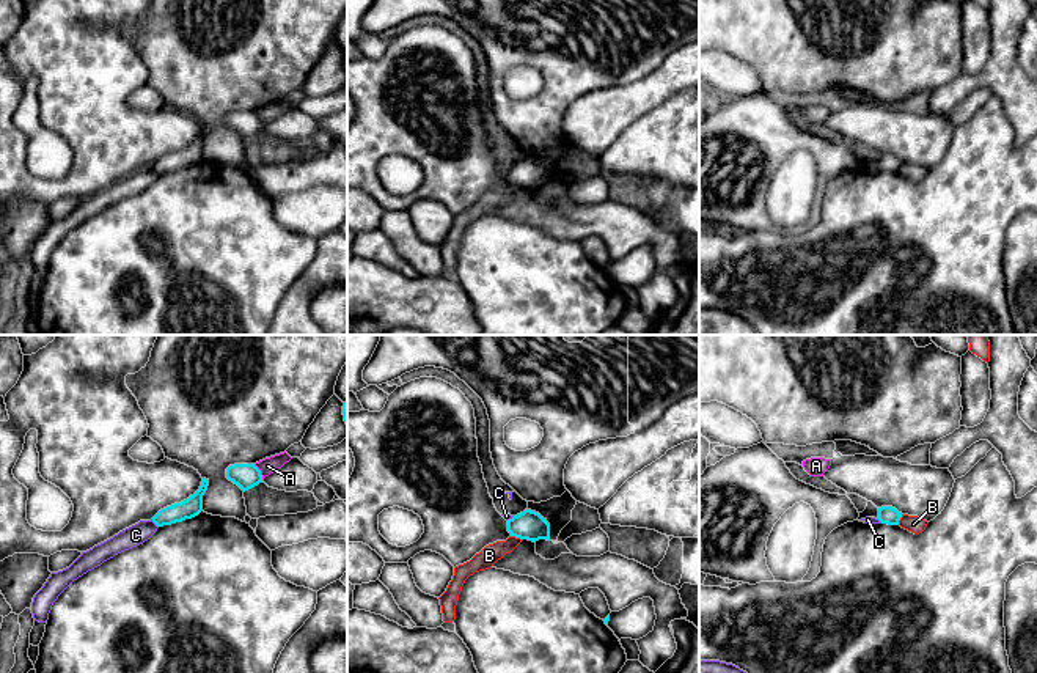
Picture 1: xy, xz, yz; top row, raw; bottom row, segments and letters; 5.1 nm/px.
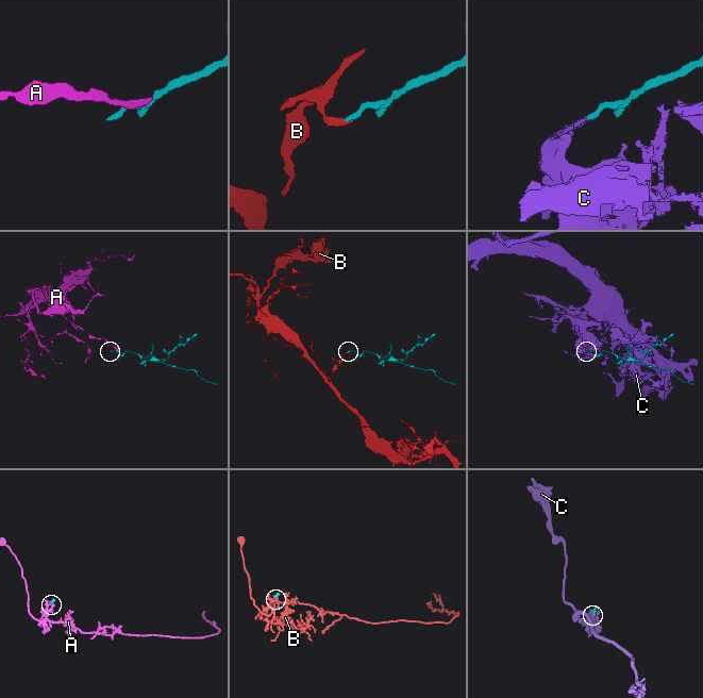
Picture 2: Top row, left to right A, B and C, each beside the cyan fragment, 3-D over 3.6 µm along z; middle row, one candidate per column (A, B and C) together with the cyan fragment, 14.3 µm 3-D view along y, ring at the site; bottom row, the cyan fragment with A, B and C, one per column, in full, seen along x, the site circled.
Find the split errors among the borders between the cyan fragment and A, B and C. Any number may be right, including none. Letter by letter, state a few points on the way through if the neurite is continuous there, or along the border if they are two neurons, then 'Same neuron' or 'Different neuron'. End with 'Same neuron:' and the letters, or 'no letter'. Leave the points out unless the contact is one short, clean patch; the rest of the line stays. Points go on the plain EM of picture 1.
A: Boundary: xy (253, 112), (263, 126). Different neuron
B: Boundary: xz (511, 183), (522, 187). Different neuron
C: Different neuron
Same neuron: no letter

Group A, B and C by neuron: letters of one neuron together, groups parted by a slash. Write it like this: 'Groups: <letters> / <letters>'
Groups: A / B / C

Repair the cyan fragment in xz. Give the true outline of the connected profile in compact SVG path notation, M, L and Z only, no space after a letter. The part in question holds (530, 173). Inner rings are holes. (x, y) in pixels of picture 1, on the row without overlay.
M525 157L523 160L509 167L508 179L511 184L533 190L539 187L550 189L550 171L539 160L531 157Z

